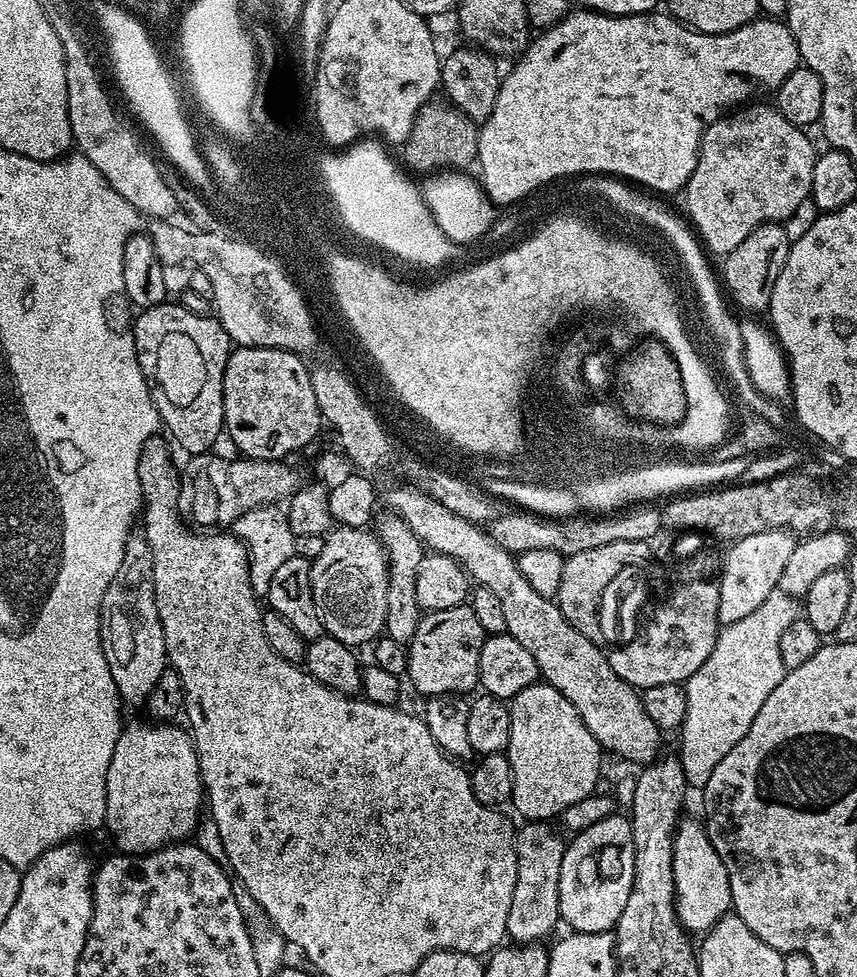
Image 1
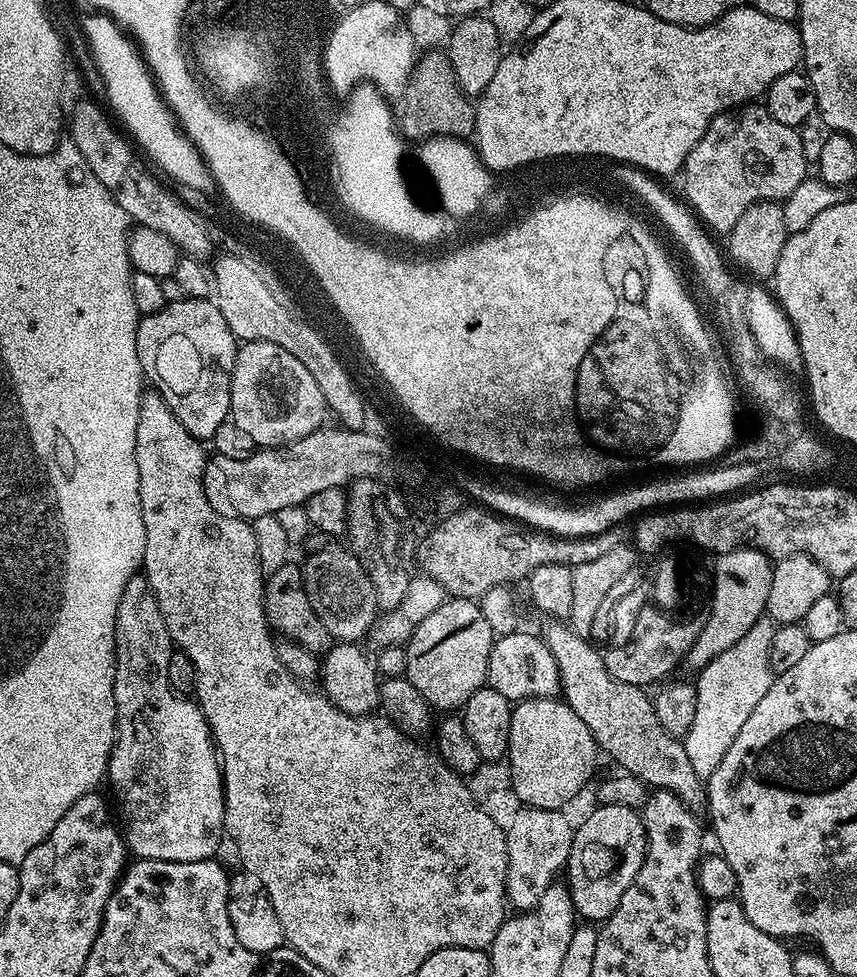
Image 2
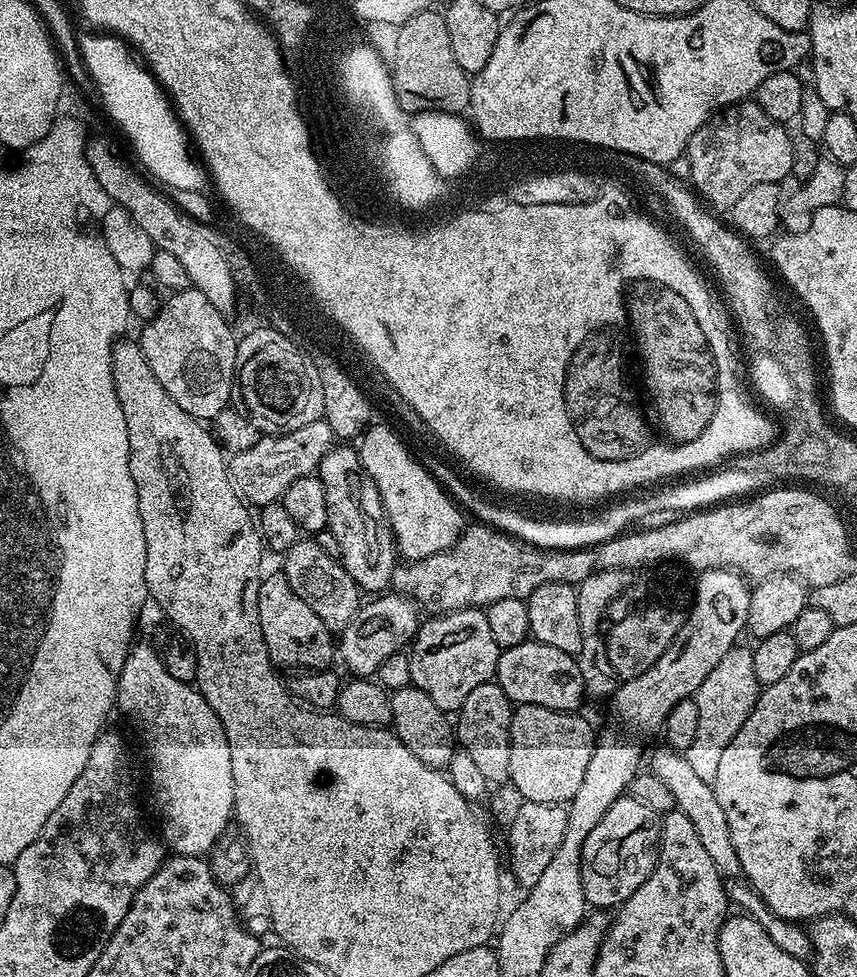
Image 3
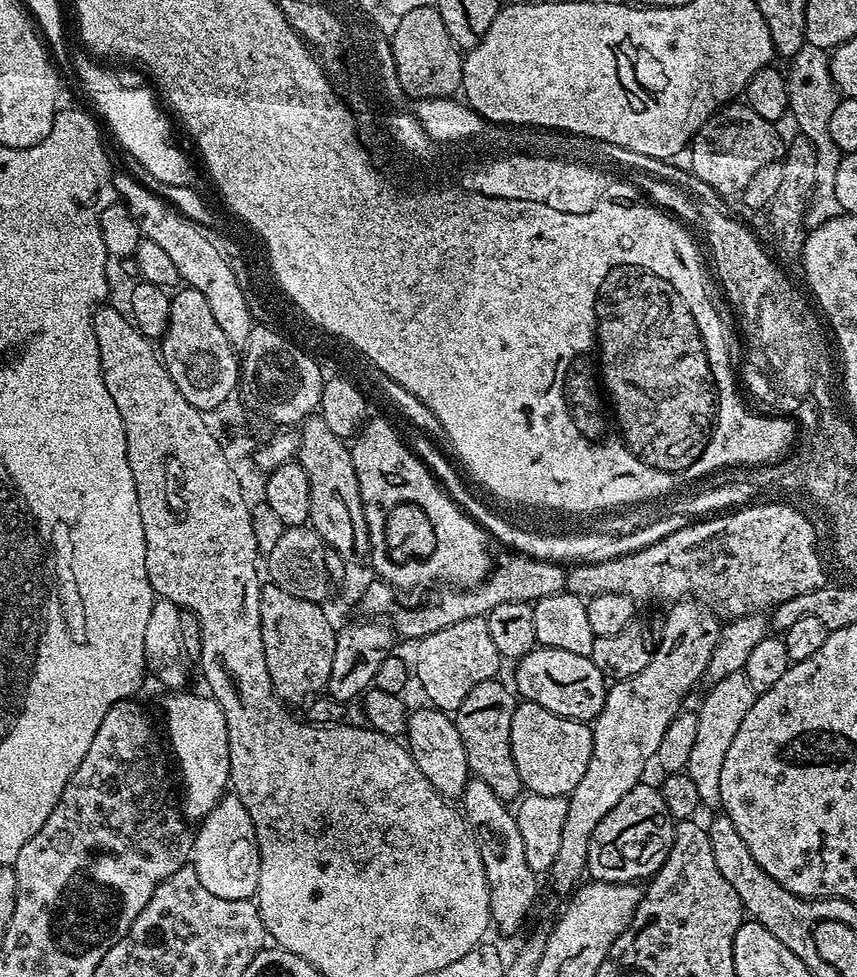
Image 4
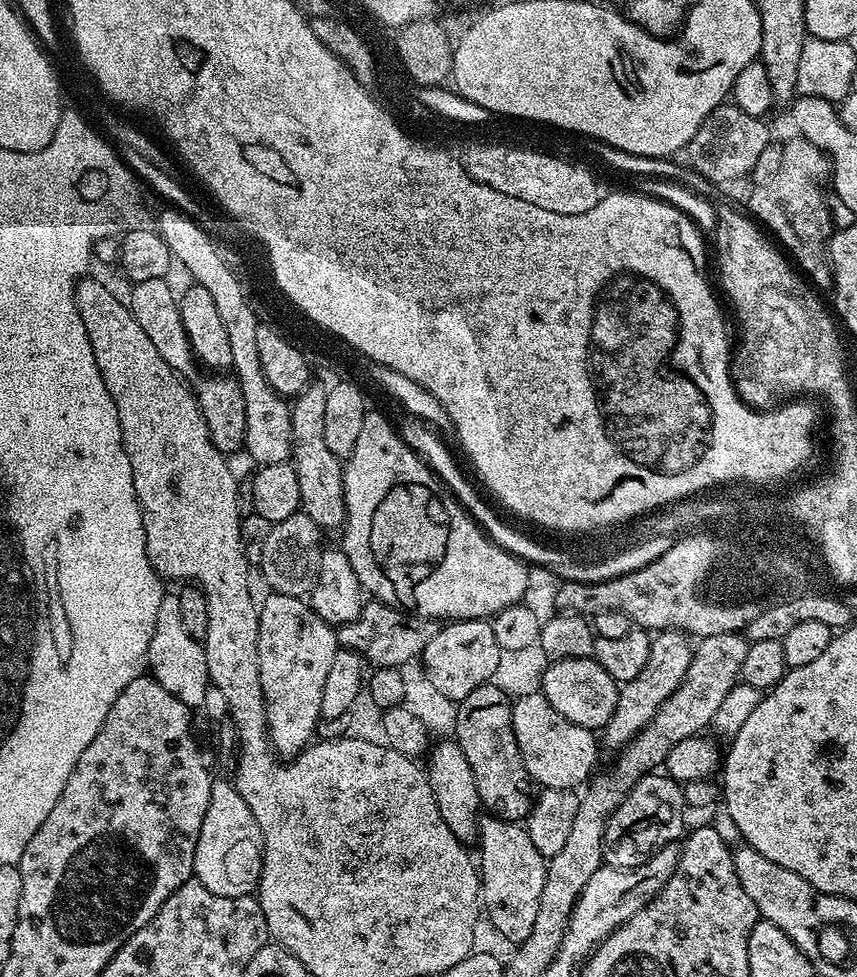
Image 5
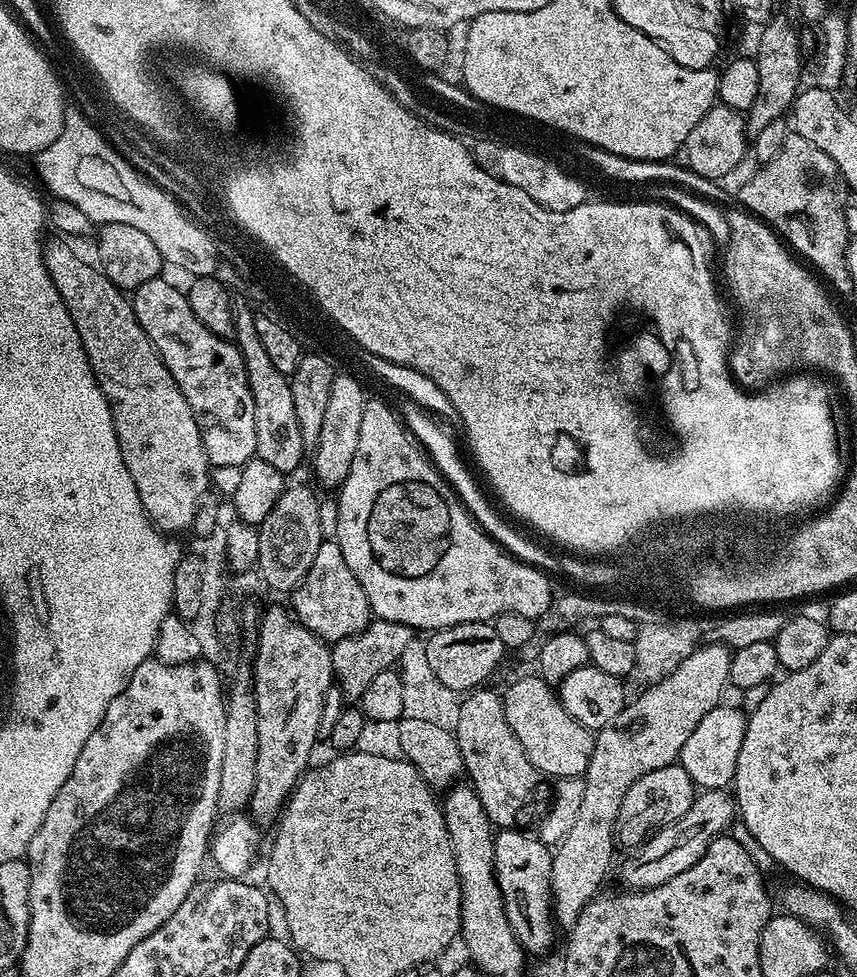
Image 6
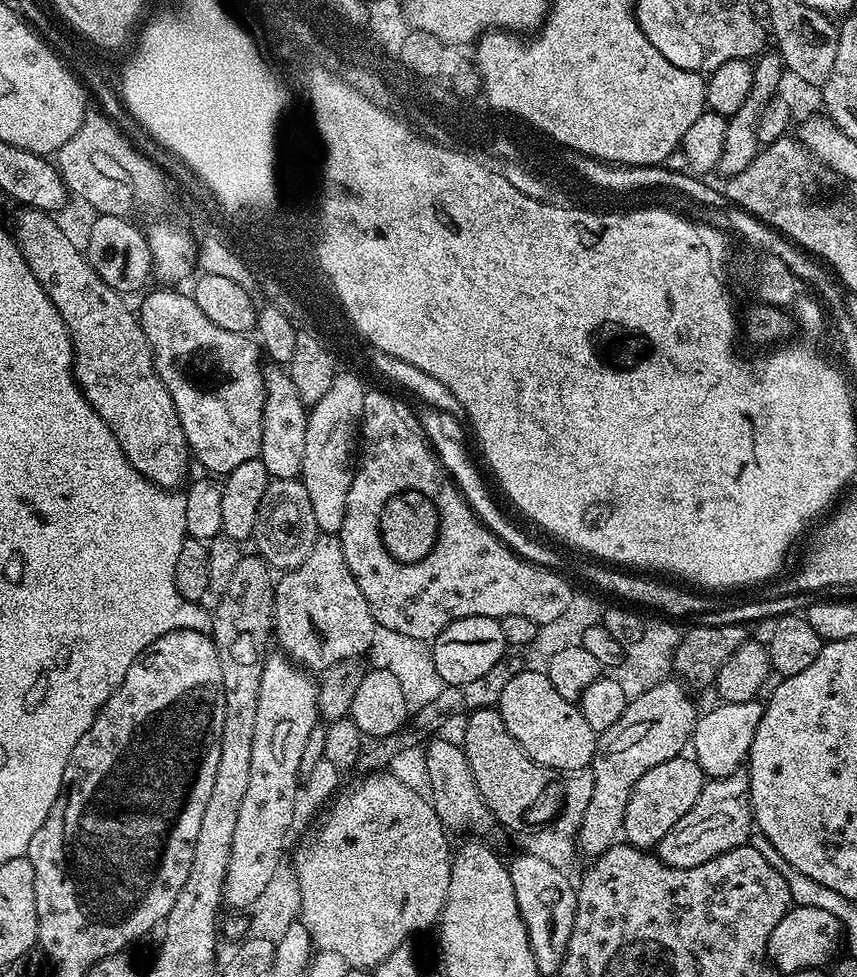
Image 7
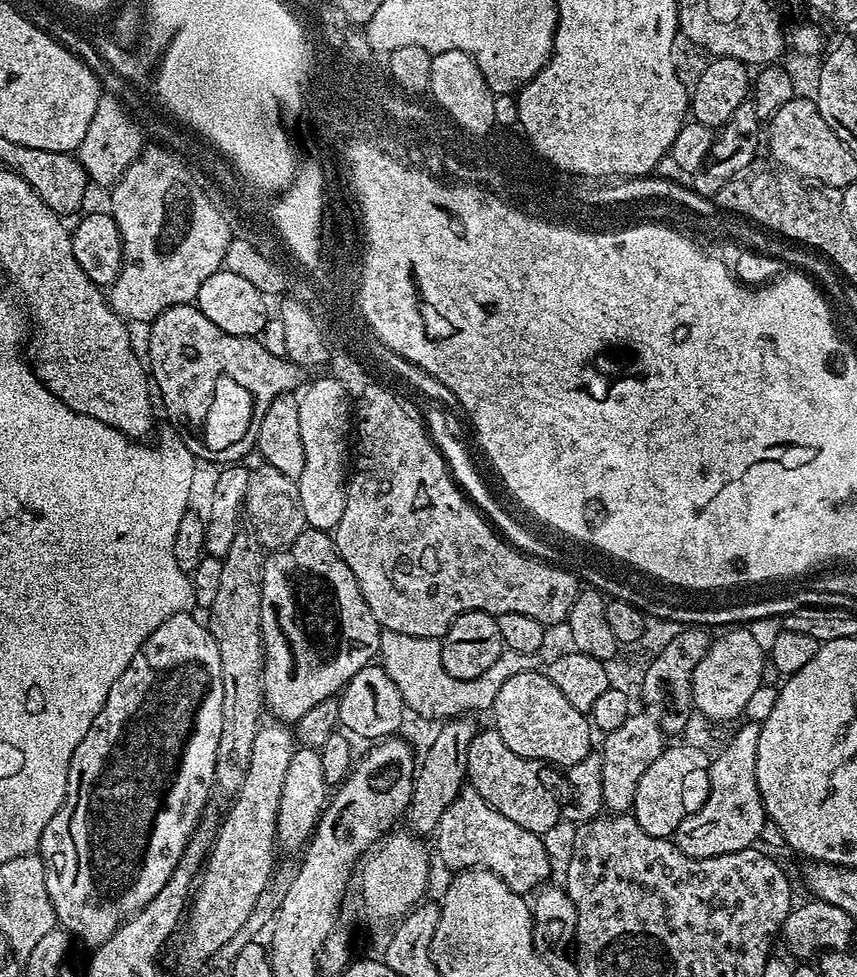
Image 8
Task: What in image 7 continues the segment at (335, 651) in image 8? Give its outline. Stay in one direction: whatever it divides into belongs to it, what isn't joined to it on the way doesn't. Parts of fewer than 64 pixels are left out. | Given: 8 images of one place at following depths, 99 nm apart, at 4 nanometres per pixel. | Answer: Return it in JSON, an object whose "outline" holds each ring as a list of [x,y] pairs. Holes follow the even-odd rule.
{"outline":[[[319,533],[306,559],[281,576],[274,588],[274,640],[295,663],[309,673],[319,674],[339,660],[356,660],[371,649],[378,625],[346,565],[339,535]]]}

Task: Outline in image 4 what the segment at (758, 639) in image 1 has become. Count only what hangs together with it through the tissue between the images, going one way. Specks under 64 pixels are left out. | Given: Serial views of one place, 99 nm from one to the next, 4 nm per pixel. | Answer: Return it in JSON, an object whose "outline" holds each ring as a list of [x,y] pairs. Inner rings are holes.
{"outline":[[[743,671],[722,678],[709,688],[709,692],[704,696],[704,701],[700,704],[700,713],[696,712],[694,716],[695,732],[686,773],[694,780],[701,805],[705,809],[708,807],[716,810],[720,808],[722,802],[720,787],[722,786],[722,762],[726,758],[726,750],[730,750],[730,742],[734,742],[734,734],[738,734],[758,694],[750,686]]]}

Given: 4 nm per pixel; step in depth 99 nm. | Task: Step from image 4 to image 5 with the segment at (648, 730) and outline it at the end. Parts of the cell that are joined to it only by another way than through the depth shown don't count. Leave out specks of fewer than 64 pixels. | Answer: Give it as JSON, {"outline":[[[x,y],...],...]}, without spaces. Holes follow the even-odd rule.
{"outline":[[[669,630],[659,633],[653,639],[650,658],[646,658],[646,666],[642,666],[638,678],[626,682],[620,689],[618,706],[614,706],[614,714],[602,730],[603,743],[605,740],[612,750],[619,750],[629,744],[651,722],[654,714],[658,714],[662,702],[666,702],[666,698],[670,698],[670,694],[678,690],[692,661],[692,652],[693,645],[685,633]]]}

